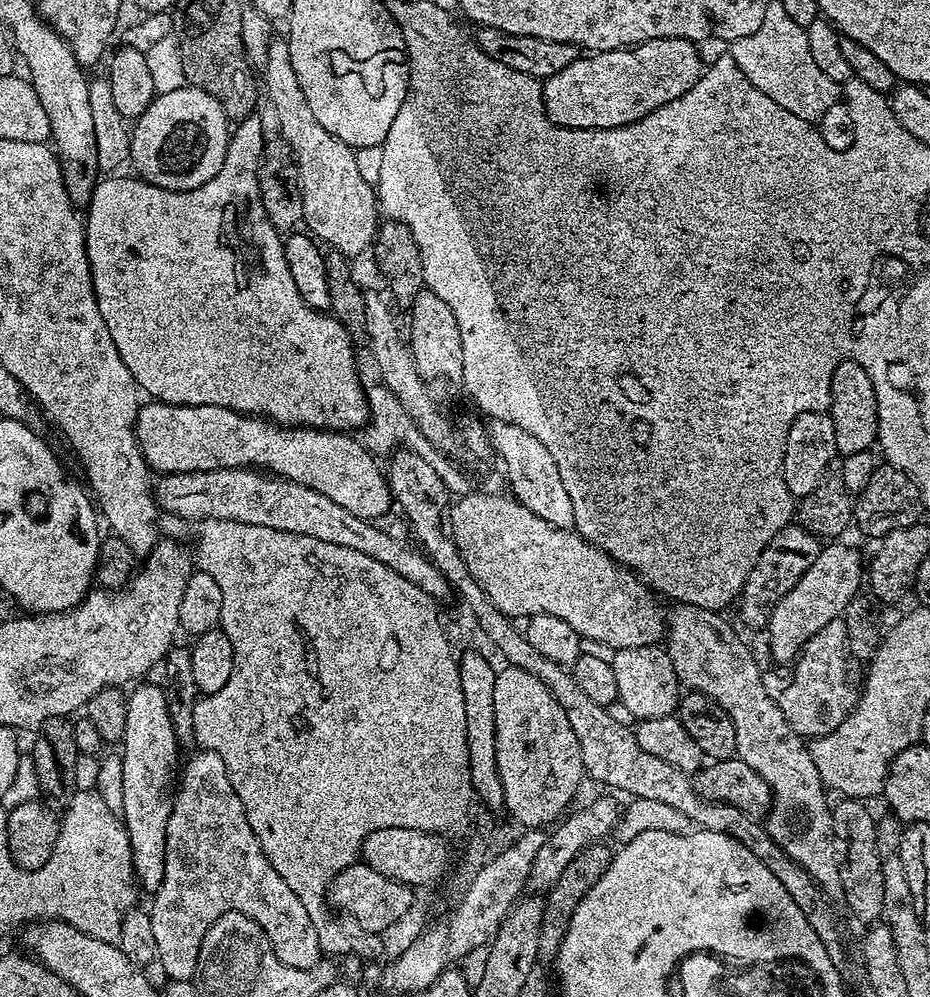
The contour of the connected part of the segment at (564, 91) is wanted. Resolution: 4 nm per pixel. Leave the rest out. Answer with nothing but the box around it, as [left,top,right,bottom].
[543,38,702,128]

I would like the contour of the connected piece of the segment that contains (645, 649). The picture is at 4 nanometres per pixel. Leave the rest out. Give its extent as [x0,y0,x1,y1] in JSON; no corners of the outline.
[611,644,682,721]

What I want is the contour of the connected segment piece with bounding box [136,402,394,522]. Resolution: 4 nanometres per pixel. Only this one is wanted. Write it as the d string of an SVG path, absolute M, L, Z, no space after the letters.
M148 402L136 415L136 441L140 443L140 452L144 463L157 473L169 472L205 472L219 468L243 468L245 466L263 466L269 473L286 480L310 486L319 494L331 498L333 502L358 518L379 521L379 516L394 508L394 499L388 485L385 469L379 468L377 457L364 447L359 439L351 440L351 435L321 430L318 428L284 427L270 420L235 412L222 406L190 406L189 404L161 404Z

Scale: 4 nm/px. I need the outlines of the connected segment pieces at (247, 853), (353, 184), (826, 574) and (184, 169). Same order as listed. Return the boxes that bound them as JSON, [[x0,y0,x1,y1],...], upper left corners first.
[[150,750,322,980],[262,38,382,258],[766,542,866,665],[130,86,230,192]]

